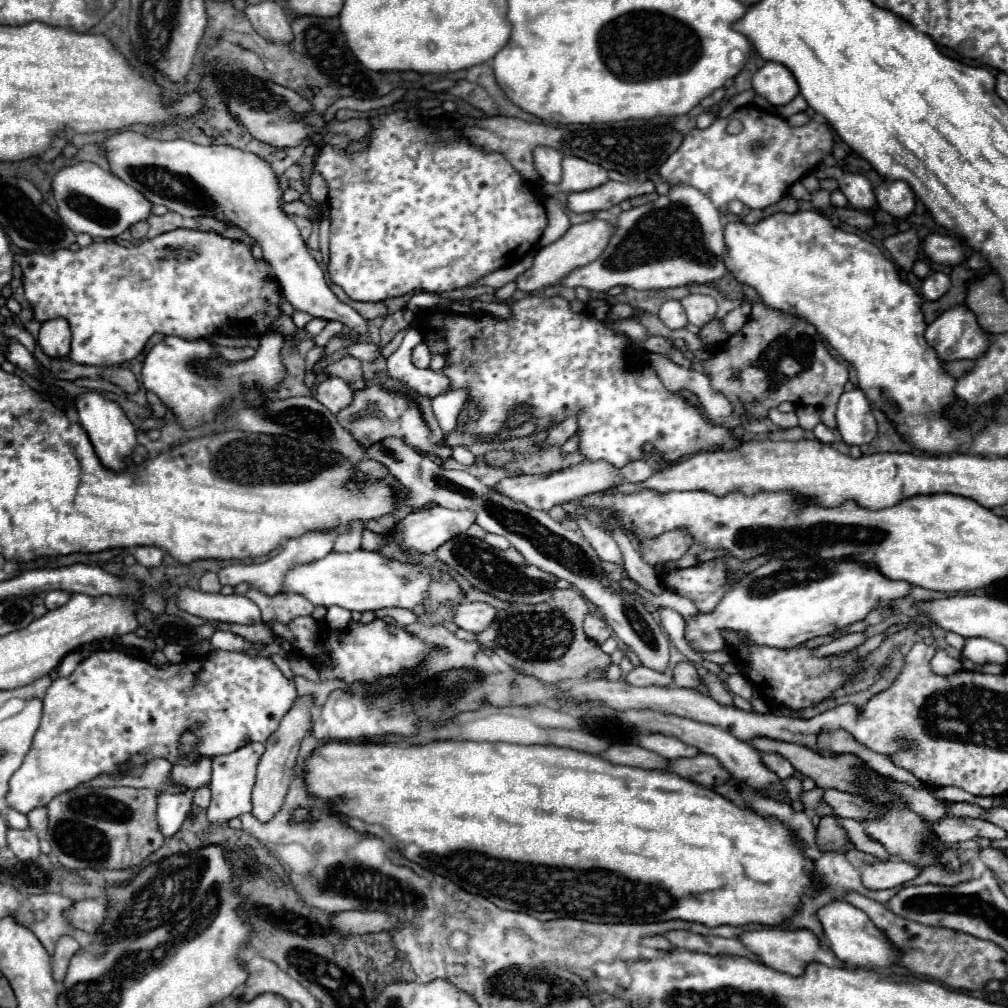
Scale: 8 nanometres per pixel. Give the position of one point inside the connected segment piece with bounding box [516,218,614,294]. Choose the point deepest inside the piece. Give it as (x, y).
(583, 243)

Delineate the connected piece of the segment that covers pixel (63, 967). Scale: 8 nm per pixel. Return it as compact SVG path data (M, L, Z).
M62 936L56 942L56 952L52 956L52 970L54 970L54 980L62 982L64 974L68 970L68 962L72 958L72 954L76 954L80 950L80 944L72 938L72 936Z

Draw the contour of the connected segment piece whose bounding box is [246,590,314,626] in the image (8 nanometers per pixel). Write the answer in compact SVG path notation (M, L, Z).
M250 590L246 596L250 596L258 608L262 610L262 622L268 626L272 620L278 620L280 624L290 624L298 616L310 616L314 606L300 594L276 594L266 596L258 590Z

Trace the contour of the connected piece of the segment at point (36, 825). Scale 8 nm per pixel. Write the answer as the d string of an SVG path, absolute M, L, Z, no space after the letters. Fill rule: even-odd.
M44 806L30 810L28 812L28 820L30 820L30 828L36 832L42 832L48 828L48 810Z

